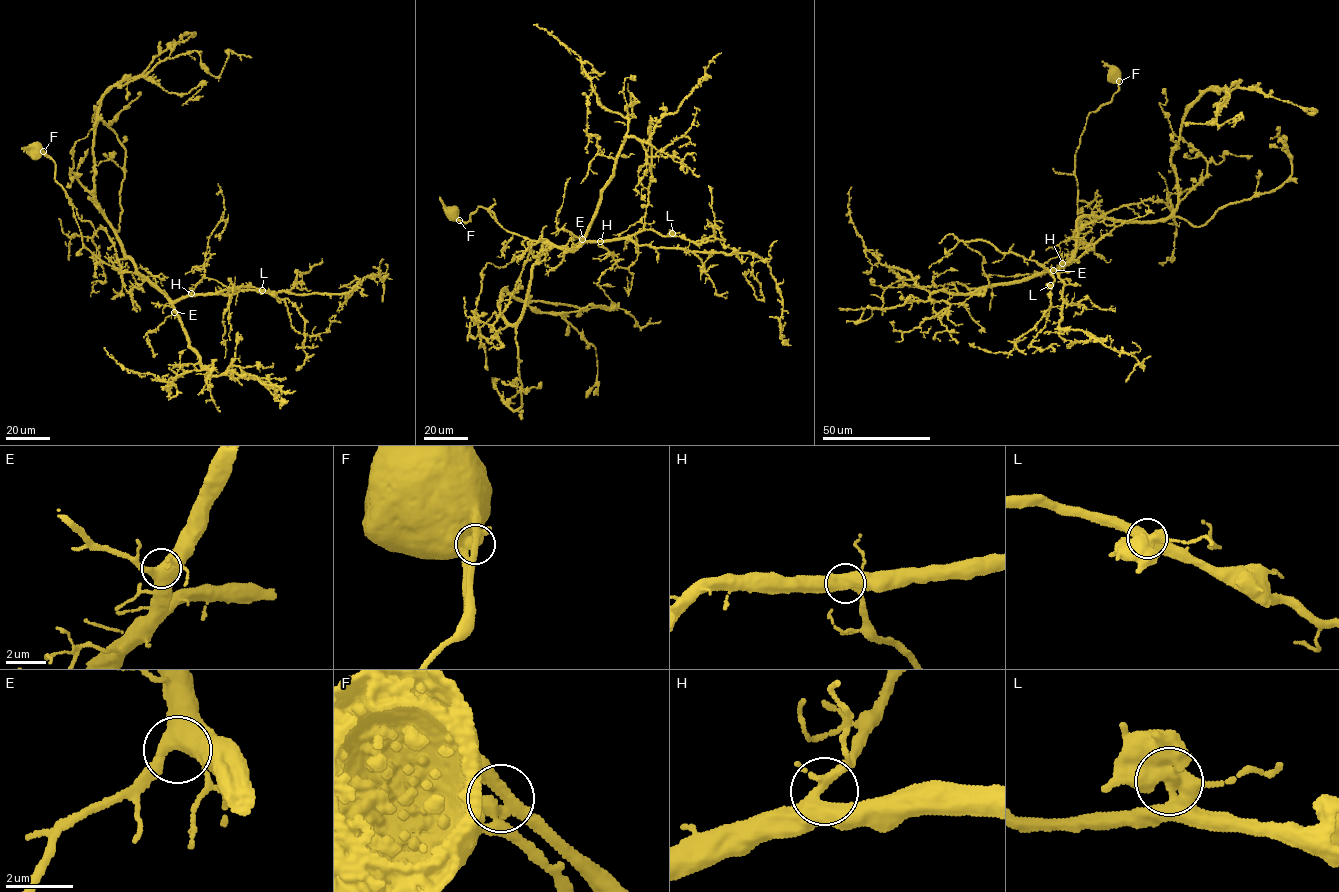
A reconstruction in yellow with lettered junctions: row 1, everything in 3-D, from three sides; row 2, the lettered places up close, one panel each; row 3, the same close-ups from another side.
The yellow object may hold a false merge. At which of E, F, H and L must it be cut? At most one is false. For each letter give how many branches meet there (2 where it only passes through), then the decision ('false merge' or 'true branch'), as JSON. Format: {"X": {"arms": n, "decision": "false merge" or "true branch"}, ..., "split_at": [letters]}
{"E": {"arms": 4, "decision": "true branch"}, "F": {"arms": 4, "decision": "true branch"}, "H": {"arms": 4, "decision": "true branch"}, "L": {"arms": 4, "decision": "true branch"}, "split_at": []}

